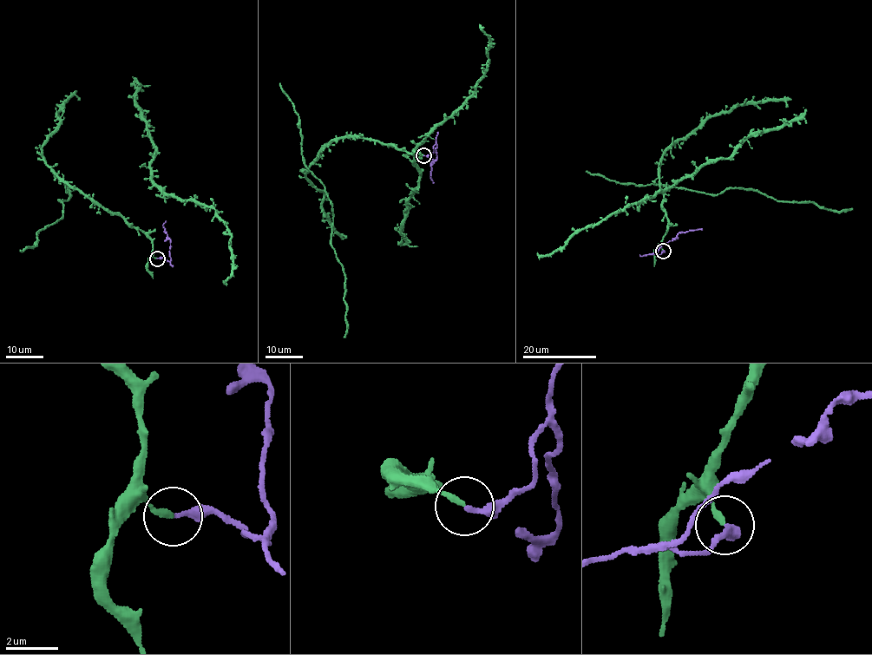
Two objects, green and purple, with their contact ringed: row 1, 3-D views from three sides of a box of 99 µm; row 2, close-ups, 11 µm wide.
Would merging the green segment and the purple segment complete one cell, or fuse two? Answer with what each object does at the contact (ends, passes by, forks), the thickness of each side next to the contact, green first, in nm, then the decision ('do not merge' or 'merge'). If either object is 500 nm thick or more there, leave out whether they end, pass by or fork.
green ends; purple ends; calibres 220 and 190 nm; do not merge

